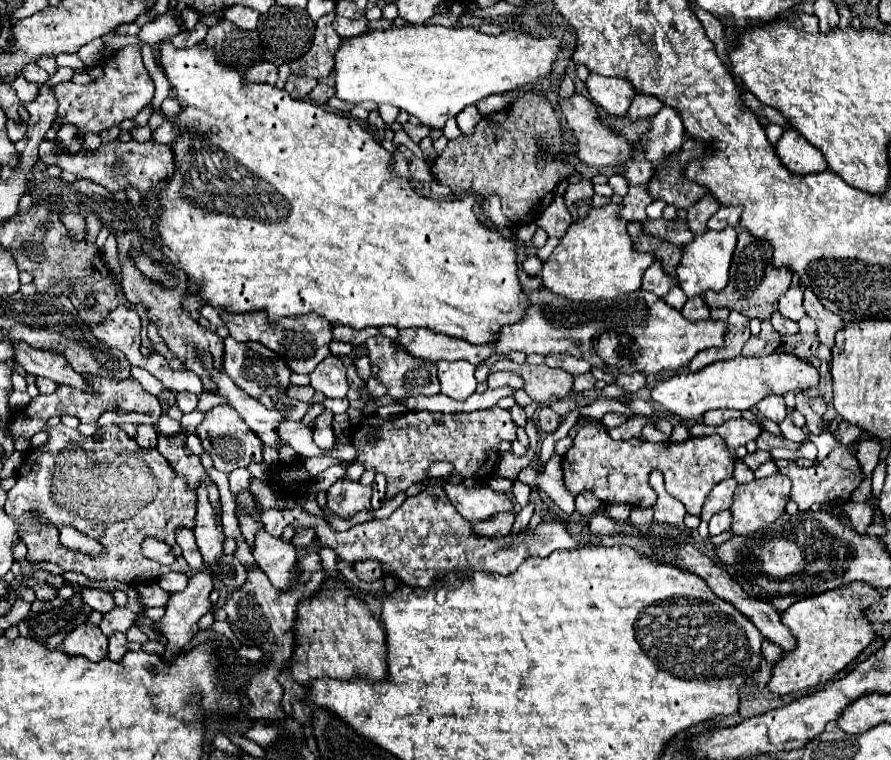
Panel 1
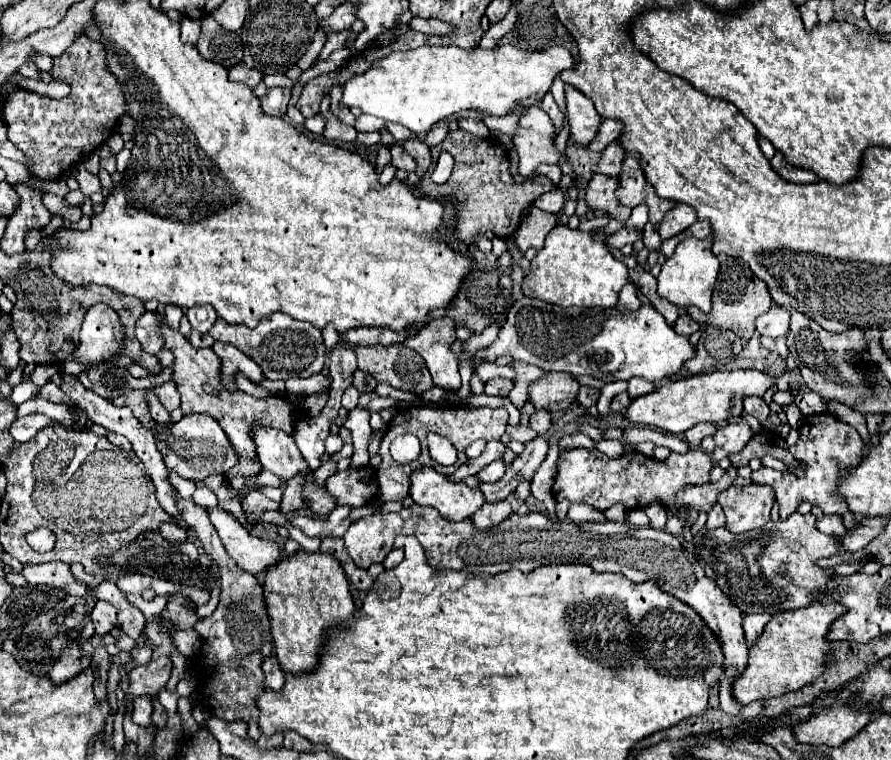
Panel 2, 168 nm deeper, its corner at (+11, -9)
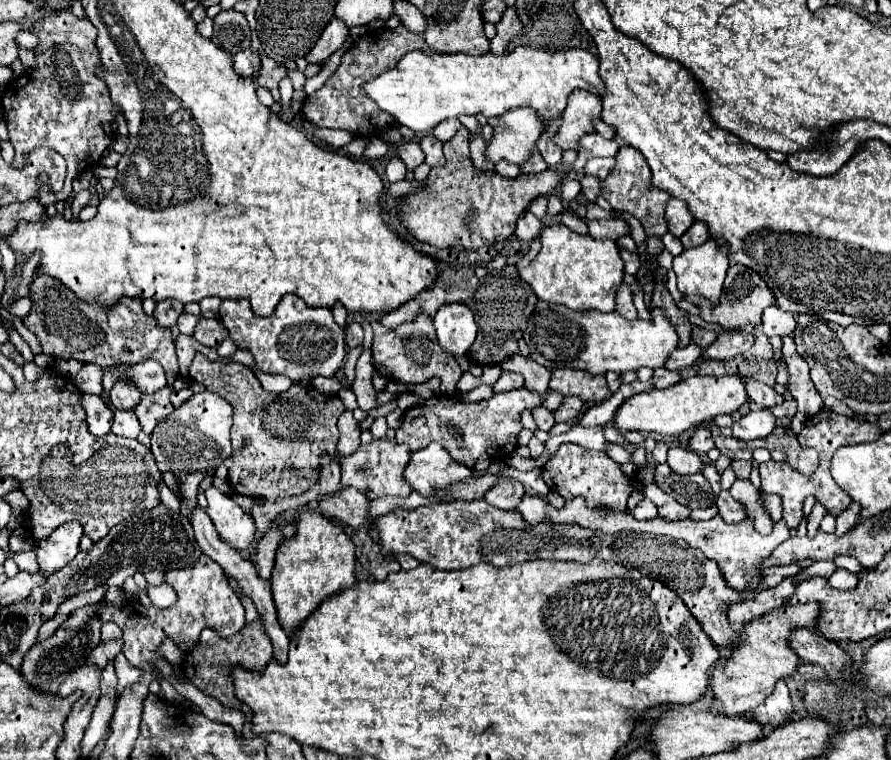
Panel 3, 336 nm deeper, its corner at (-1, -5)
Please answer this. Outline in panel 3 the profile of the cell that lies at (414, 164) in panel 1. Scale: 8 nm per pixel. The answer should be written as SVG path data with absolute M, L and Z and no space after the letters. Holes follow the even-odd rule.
M404 141L404 143L398 147L398 157L404 161L404 165L406 165L408 169L418 167L418 165L424 163L425 160L425 154L416 141Z

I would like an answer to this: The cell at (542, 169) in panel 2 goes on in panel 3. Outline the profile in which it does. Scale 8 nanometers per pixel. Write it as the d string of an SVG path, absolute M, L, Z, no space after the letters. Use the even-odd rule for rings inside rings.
M536 150L533 151L530 161L521 166L521 171L522 173L535 174L545 171L548 168L549 165L544 161L543 157Z

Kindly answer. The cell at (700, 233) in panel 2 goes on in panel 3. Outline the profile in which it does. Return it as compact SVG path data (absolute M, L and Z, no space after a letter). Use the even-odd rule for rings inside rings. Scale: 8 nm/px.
M694 221L694 225L688 229L688 237L690 237L692 247L706 243L708 237L710 237L710 233L708 233L708 225L702 223L702 221Z

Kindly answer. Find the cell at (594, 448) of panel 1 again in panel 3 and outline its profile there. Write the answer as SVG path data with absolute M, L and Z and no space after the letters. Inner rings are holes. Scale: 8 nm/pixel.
M564 443L552 455L552 459L542 467L542 477L550 489L558 491L564 499L582 497L590 507L614 507L614 511L626 511L628 495L640 487L638 485L638 471L634 477L626 477L618 463L614 463L602 451L588 451L574 443Z

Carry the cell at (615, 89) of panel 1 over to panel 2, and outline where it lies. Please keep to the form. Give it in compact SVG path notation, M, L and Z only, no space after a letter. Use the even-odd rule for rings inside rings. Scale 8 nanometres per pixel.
M566 85L564 95L566 95L566 119L570 127L570 139L576 145L586 147L586 143L594 139L602 121L594 111L594 103L590 103L590 99L586 99L578 89Z

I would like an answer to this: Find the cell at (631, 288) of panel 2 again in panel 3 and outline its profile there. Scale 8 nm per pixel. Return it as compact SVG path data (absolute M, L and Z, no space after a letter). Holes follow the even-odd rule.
M622 285L622 287L620 287L616 311L618 311L620 315L624 315L626 319L636 319L636 317L638 317L638 311L636 311L636 307L634 307L634 293L632 293L630 285Z

